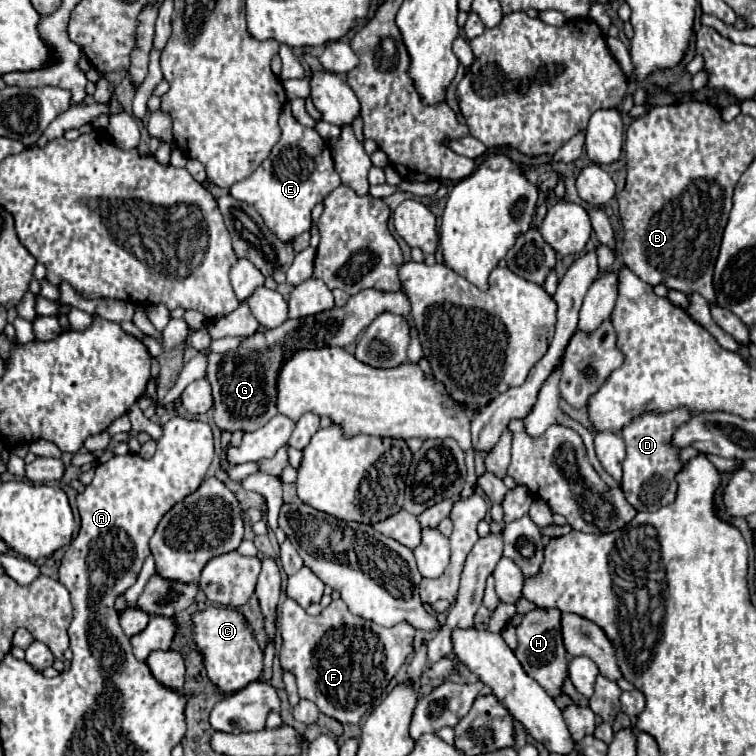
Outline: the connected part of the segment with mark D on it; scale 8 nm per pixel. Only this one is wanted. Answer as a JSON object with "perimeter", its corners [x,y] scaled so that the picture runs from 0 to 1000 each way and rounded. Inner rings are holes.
{"perimeter":[[[894,540],[889,545],[862,545],[854,542],[844,553],[839,553],[831,563],[825,563],[817,574],[828,585],[828,606],[823,611],[825,632],[823,632],[823,651],[828,661],[847,677],[868,677],[876,669],[884,669],[894,661],[894,627],[902,622],[905,611],[899,608],[899,593],[886,590],[886,579],[913,548],[921,548],[910,540]]]}

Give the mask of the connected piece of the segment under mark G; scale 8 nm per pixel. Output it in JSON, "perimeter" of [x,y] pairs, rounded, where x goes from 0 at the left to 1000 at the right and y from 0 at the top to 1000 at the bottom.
{"perimeter":[[[479,384],[471,392],[463,392],[455,407],[439,407],[418,418],[405,418],[394,423],[378,423],[362,437],[339,439],[336,444],[320,450],[312,463],[296,468],[275,468],[275,505],[280,508],[283,521],[283,558],[291,571],[336,571],[347,566],[357,553],[368,548],[365,524],[368,524],[368,489],[373,479],[392,468],[394,463],[415,463],[431,458],[460,458],[471,452],[474,442],[505,413],[519,413],[534,418],[545,429],[542,399],[534,386],[503,386],[503,384]]]}

